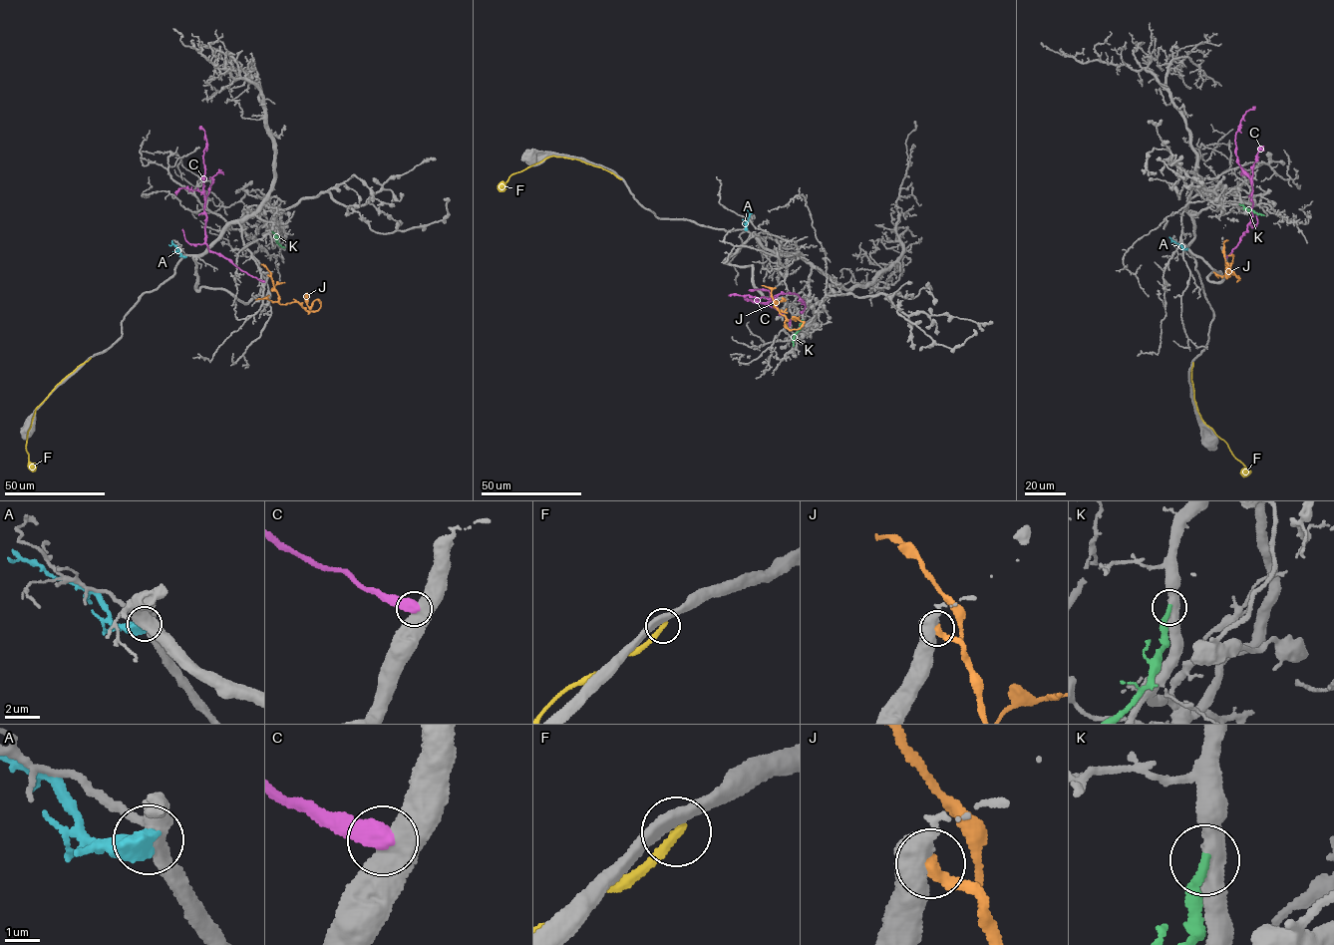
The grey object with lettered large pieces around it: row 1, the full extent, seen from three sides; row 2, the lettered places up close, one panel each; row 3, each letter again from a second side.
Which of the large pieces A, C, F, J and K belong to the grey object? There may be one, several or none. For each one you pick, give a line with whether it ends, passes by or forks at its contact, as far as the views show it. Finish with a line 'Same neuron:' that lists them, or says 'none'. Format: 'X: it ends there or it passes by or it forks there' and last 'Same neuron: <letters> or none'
K: it ends there
Same neuron: K

